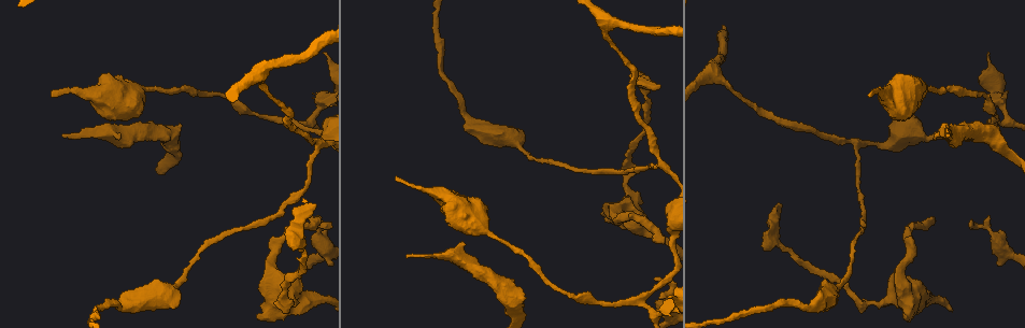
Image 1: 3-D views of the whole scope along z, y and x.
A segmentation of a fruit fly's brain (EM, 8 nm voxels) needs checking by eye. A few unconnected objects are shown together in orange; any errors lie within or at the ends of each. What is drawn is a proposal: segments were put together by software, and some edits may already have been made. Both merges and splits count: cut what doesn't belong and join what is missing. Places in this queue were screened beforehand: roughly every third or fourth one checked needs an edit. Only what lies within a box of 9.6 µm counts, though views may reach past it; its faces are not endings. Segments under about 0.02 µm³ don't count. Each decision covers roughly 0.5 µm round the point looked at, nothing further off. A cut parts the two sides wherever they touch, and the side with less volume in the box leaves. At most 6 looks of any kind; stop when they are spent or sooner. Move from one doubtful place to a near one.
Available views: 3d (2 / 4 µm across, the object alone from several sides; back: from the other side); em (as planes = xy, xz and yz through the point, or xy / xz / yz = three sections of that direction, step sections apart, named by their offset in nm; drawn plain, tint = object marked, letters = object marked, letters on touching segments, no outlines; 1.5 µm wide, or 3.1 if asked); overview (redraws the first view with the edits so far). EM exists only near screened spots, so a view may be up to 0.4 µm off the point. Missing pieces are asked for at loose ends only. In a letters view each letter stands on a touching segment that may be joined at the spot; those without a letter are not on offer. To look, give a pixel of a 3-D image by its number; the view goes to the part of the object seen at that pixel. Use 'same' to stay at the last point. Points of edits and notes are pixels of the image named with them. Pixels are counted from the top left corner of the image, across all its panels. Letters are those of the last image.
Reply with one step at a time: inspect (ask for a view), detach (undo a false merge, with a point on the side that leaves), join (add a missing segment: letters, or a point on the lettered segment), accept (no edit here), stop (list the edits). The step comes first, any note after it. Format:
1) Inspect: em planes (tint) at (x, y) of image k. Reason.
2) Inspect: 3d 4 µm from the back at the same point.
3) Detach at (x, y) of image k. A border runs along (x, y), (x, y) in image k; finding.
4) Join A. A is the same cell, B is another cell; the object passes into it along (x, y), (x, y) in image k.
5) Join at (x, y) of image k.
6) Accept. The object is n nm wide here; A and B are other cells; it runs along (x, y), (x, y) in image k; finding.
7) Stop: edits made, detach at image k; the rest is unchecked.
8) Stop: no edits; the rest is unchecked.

Inspect: 3d 2 µm at (266, 116) of image 1. Thin neck.

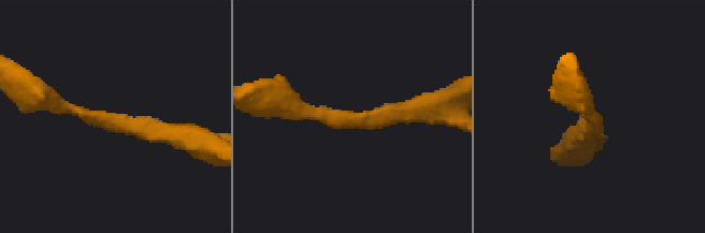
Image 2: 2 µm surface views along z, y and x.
Inspect: em xz step 4 (tint) at (121, 119) of image 2. The arms are 240, 240 nm wide.

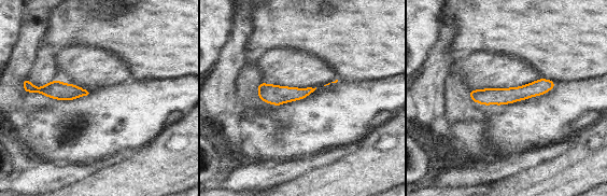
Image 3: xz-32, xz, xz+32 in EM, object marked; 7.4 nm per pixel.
Inspect: em planes (letters) at the same point. Another direction.

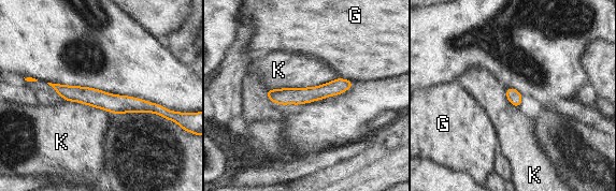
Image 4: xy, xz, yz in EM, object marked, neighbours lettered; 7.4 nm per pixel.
Accept. G and K are other cells; it runs along (56, 86), (165, 114) in image 4; one neuron here.

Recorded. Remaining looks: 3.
Inspect: em xz step 4 (tint) at (157, 89) of image 1. Sudden change in width.

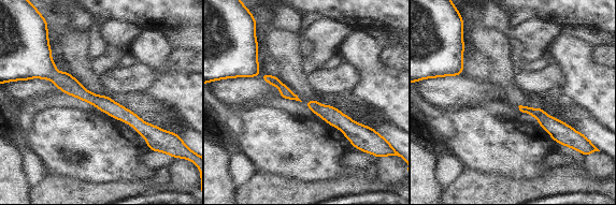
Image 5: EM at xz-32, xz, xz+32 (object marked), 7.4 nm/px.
Inspect: em planes (letters) at the same point. Cut it another way.

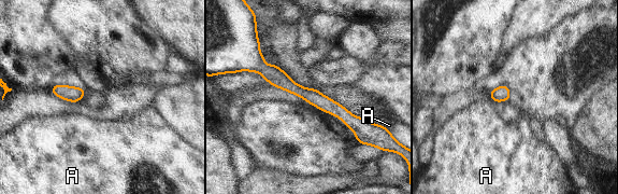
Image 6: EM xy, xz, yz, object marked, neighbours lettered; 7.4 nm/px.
Accept. A is another cell; continuous, no second neuron.

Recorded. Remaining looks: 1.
Stop: no edits; the rest is unchecked.

